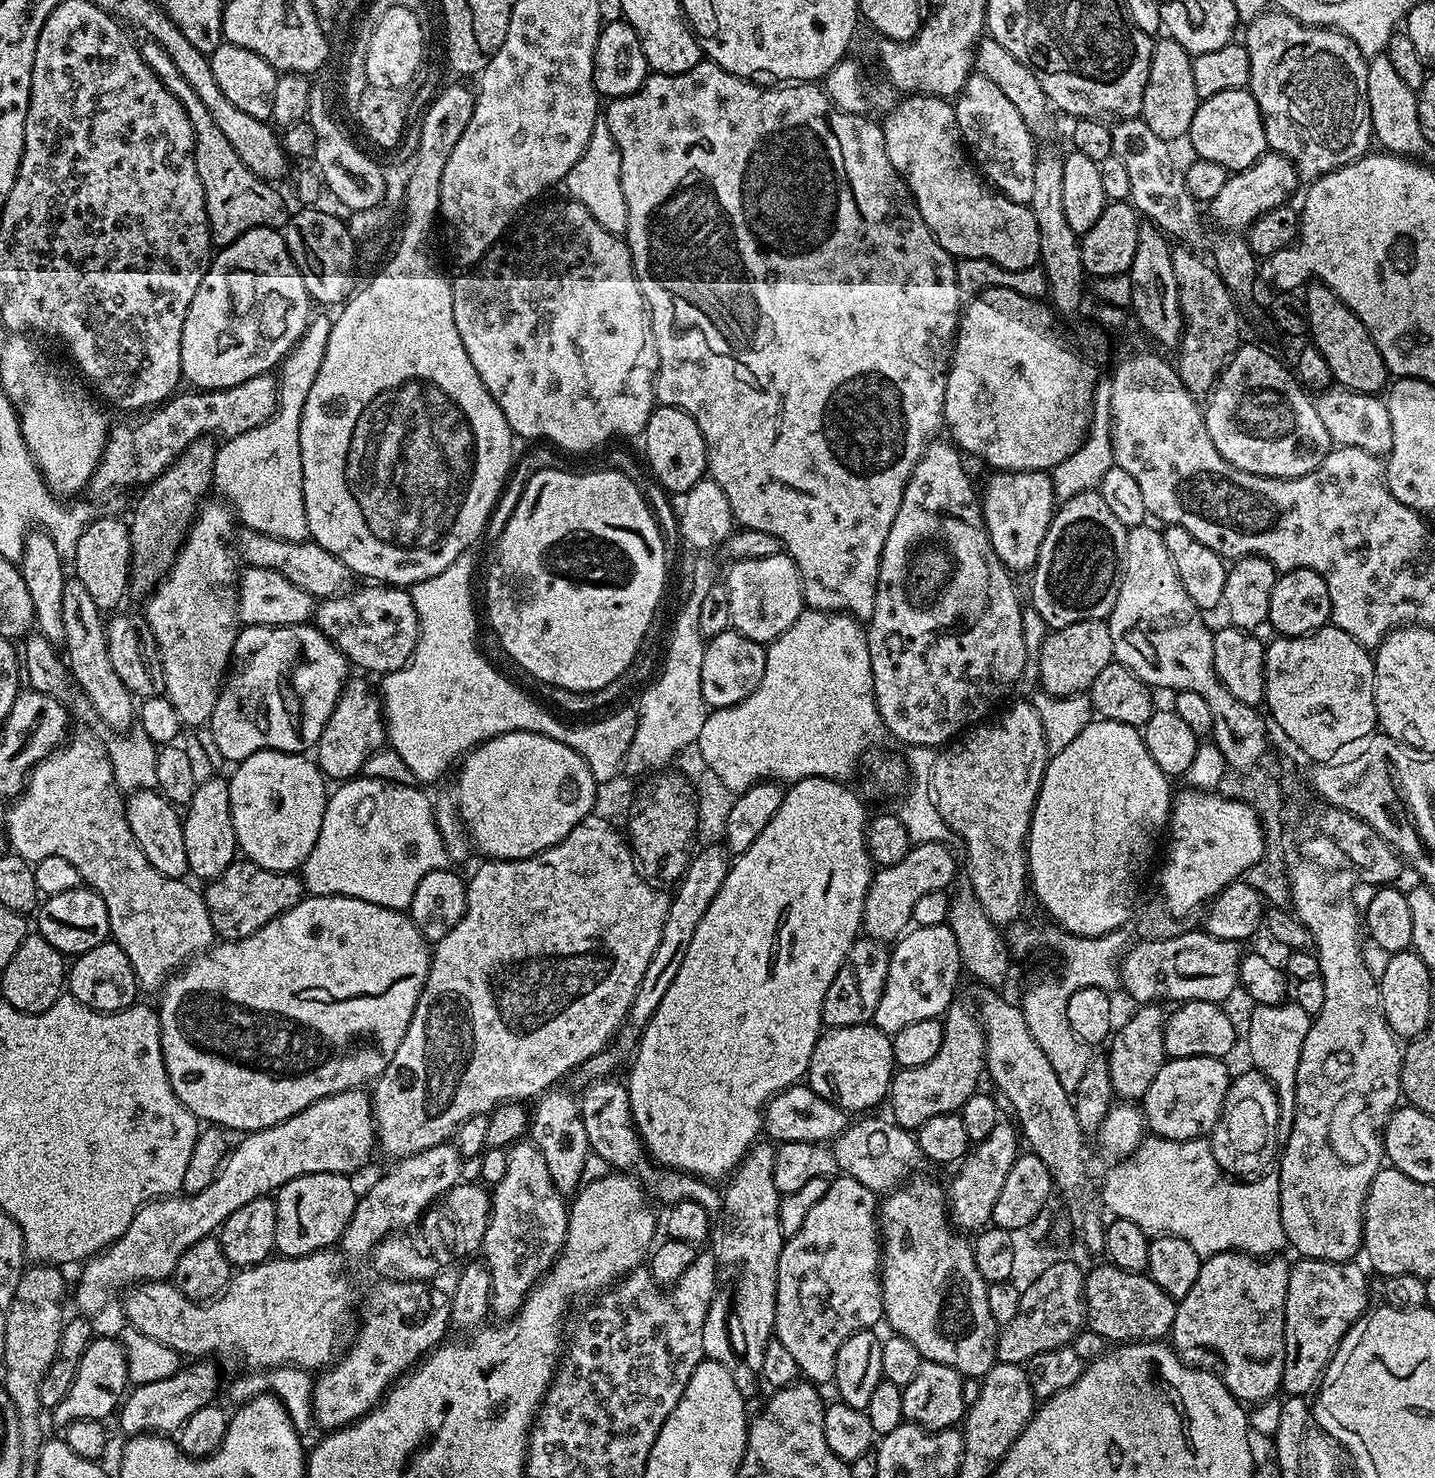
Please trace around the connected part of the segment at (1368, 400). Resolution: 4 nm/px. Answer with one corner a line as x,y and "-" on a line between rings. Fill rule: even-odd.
1333,384
1323,389
1315,399
1318,416
1325,423
1326,432
1337,447
1366,450
1383,457
1392,451
1393,431
1387,403
1375,393
1352,391

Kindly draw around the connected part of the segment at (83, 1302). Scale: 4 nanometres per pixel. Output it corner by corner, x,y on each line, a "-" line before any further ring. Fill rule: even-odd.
351,1088
345,1092
315,1100
296,1116
286,1118
269,1128
249,1132
241,1140
244,1141
237,1148
235,1145
229,1151
220,1171
216,1173
214,1182
210,1182
206,1190
193,1196
183,1194
166,1196
142,1205
130,1222
130,1226
120,1237
81,1267
85,1268
81,1270
80,1281
76,1284
76,1304
82,1311
102,1311
108,1304
108,1292
114,1291
115,1288
124,1290
141,1282
168,1280
176,1271
178,1258
182,1258
182,1254
190,1250
194,1242
198,1242
204,1236
213,1235
220,1225
226,1222
226,1218
230,1218
234,1210
242,1210
246,1202
254,1202
260,1196
271,1197
295,1176
319,1172
353,1174
352,1172
358,1171
371,1158
372,1148
374,1152
377,1147
376,1121
372,1118
372,1097
367,1091

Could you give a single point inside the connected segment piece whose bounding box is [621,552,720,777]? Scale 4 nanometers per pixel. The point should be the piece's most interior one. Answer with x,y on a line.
670,713

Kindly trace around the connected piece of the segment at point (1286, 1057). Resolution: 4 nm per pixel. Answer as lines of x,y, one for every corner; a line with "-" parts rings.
1283,1002
1276,1005
1257,1004
1250,1021
1248,1045
1251,1049
1253,1066
1274,1086
1278,1094
1278,1126
1280,1132
1287,1134
1294,1125
1295,1118
1295,1082
1298,1077
1298,1062
1302,1055
1302,1044
1306,1041
1307,1031
1310,1030
1313,1017
1302,1010
1295,1002

